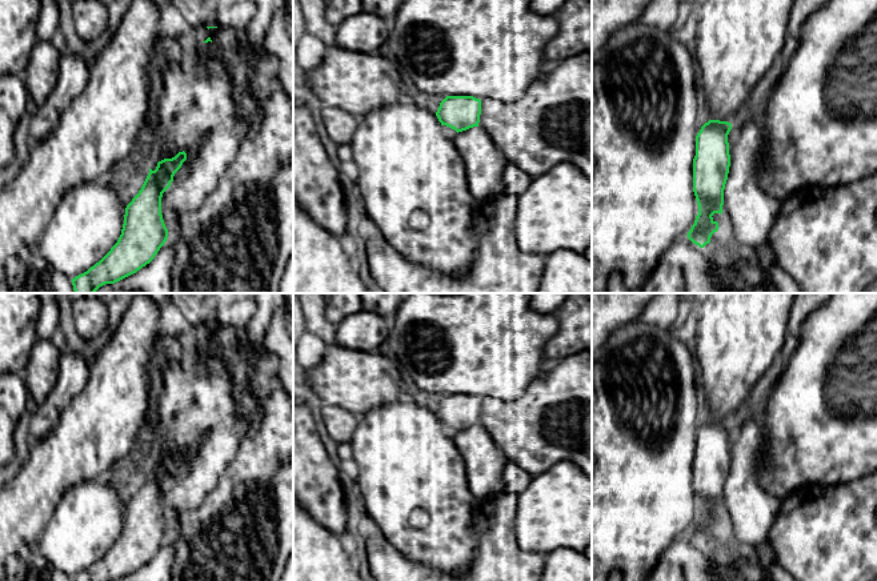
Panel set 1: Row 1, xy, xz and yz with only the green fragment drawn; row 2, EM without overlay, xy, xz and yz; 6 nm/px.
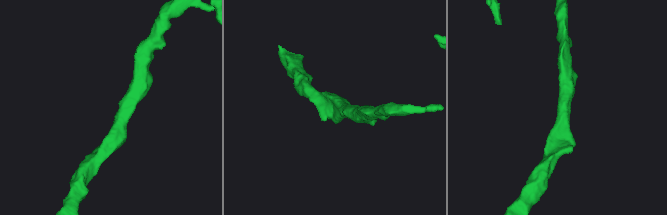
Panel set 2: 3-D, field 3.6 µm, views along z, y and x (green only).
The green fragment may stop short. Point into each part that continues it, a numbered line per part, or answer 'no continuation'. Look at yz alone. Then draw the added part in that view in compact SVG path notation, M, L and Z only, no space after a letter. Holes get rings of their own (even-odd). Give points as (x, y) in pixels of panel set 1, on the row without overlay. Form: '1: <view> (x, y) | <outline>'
no continuation

